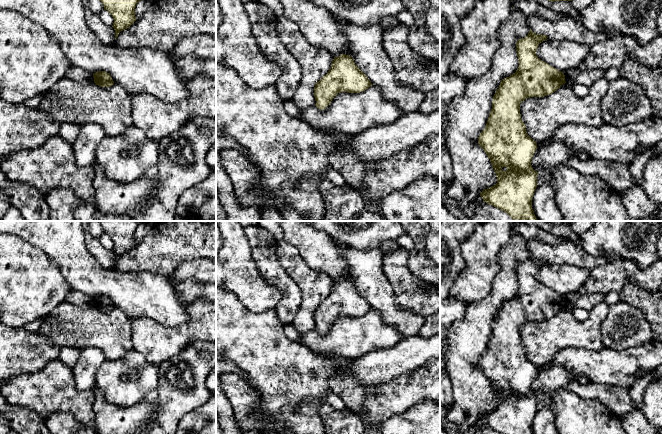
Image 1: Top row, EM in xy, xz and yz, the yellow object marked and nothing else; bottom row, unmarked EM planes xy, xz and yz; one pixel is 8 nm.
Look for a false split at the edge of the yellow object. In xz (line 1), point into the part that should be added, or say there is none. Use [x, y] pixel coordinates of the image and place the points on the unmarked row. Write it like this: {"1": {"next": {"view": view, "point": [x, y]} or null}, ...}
{"1": {"next": null}}

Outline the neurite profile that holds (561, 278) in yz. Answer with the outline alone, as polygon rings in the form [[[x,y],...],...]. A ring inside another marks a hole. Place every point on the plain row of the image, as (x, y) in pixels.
[[[548,261],[539,268],[536,279],[540,284],[564,297],[570,292],[577,292],[589,275],[590,271],[585,268]]]

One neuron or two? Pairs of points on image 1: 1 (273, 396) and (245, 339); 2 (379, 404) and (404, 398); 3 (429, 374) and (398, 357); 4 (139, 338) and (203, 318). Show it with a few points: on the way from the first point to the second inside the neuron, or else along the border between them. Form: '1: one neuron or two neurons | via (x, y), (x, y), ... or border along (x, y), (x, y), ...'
1: one neuron | via (273, 382), (273, 367), (259, 353)
2: one neuron | via (385, 400), (398, 398)
3: two neurons | border along (429, 359), (417, 368), (396, 377)
4: one neuron | via (155, 338), (177, 338), (187, 333)

